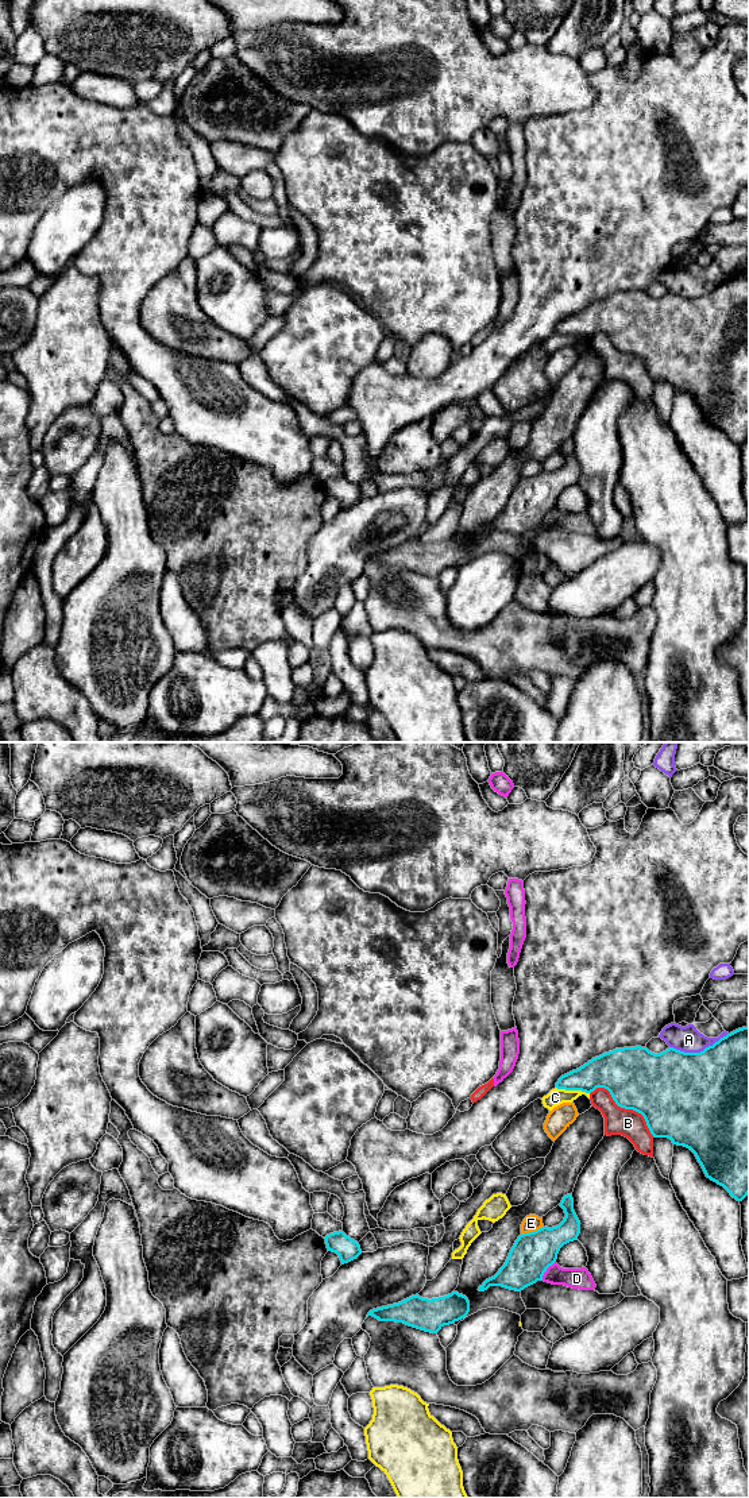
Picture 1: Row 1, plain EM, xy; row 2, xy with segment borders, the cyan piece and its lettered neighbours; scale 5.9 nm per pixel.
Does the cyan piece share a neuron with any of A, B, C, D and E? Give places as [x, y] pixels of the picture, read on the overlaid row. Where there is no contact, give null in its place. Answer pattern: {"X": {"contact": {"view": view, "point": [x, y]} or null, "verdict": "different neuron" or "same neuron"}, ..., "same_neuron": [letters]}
{"A": {"contact": {"view": "xy", "point": [698, 1053]}, "verdict": "different neuron"}, "B": {"contact": {"view": "xy", "point": [624, 1107]}, "verdict": "different neuron"}, "C": {"contact": {"view": "xy", "point": [572, 1089]}, "verdict": "different neuron"}, "D": {"contact": {"view": "xy", "point": [545, 1270]}, "verdict": "different neuron"}, "E": {"contact": {"view": "xy", "point": [532, 1232]}, "verdict": "different neuron"}, "same_neuron": []}

